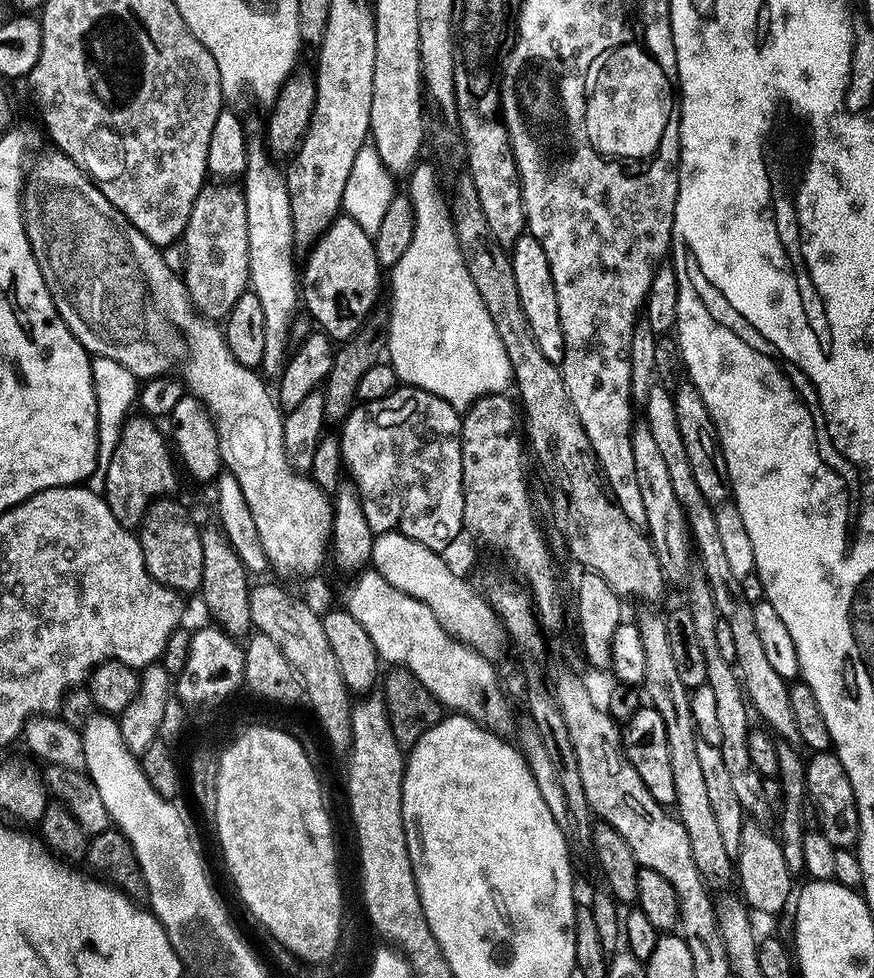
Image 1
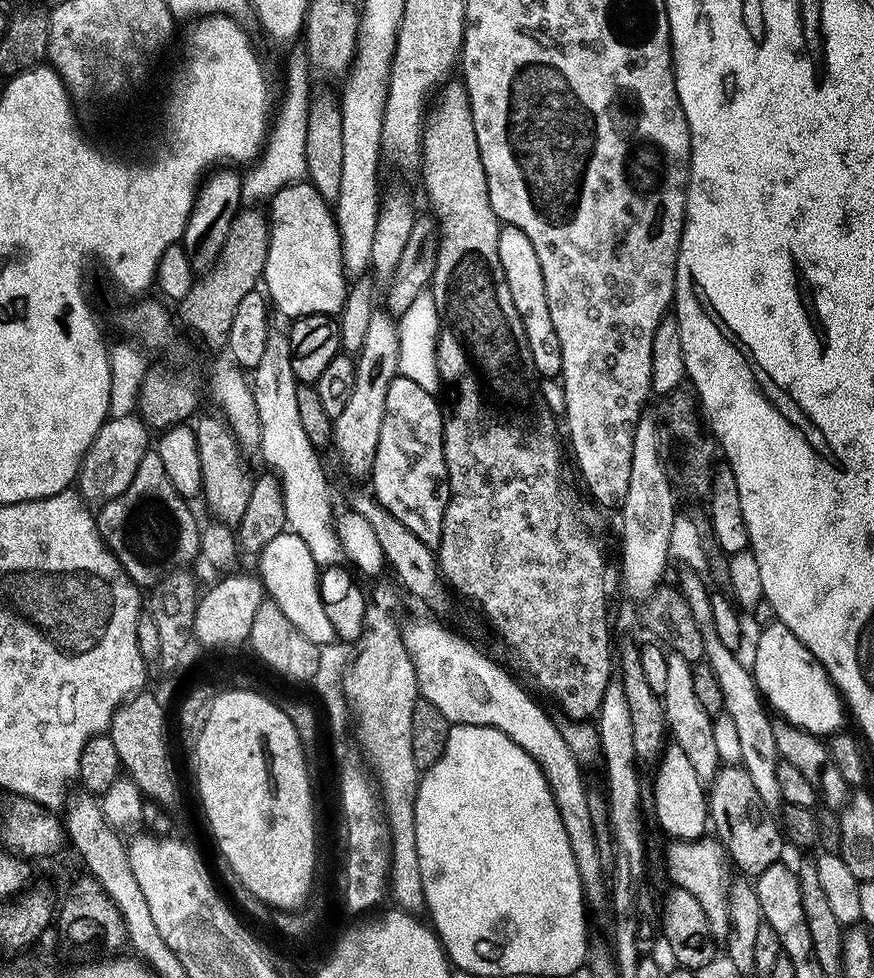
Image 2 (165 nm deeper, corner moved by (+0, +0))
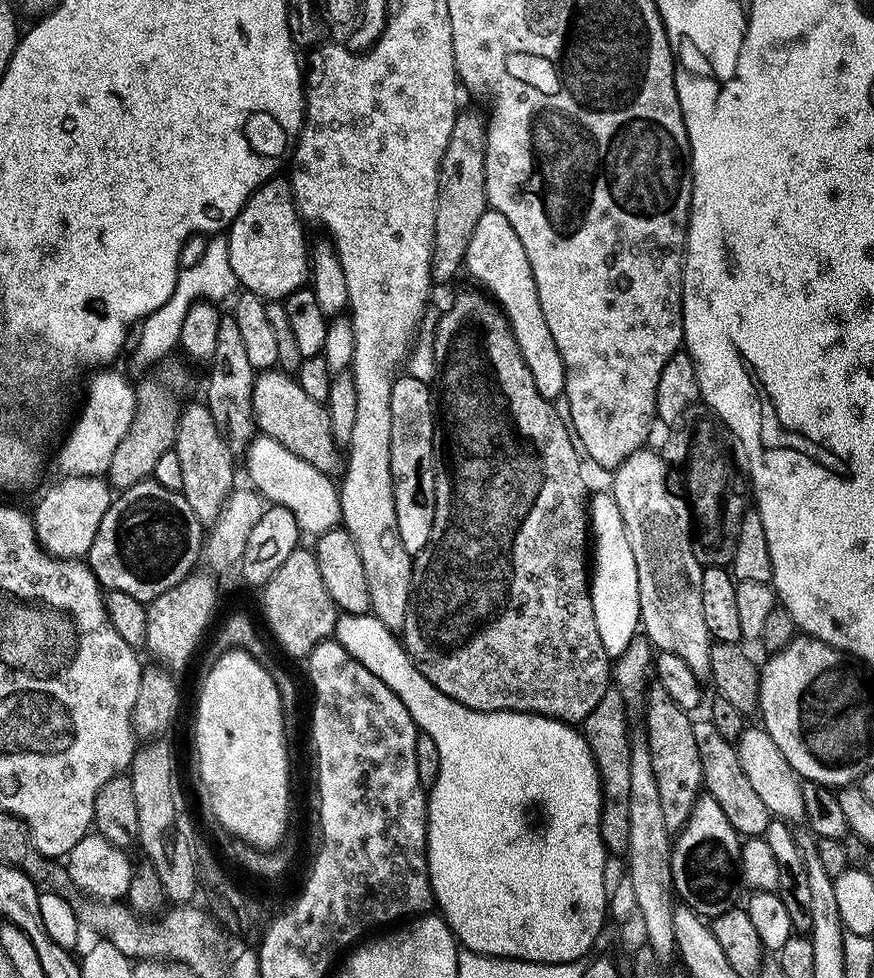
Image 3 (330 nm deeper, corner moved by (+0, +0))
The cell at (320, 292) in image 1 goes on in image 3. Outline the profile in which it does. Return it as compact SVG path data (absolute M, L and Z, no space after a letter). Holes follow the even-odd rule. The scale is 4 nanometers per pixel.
M273 178L257 188L226 232L230 266L239 280L239 287L264 297L268 302L279 301L292 292L303 289L310 280L310 248L307 243L304 245L304 228L300 225L301 213L296 206L291 183L287 179L280 179Z

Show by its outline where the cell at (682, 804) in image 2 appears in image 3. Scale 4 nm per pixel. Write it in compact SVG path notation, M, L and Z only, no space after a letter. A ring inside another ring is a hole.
M702 794L696 800L696 805L692 807L690 818L679 832L675 833L672 842L672 887L675 895L680 896L687 907L695 912L703 914L705 917L712 918L721 912L728 911L733 903L732 896L728 891L732 888L732 880L728 875L733 875L734 865L737 863L740 854L742 837L740 833L730 826L730 818L722 814L722 806L714 802L714 798L707 794Z

